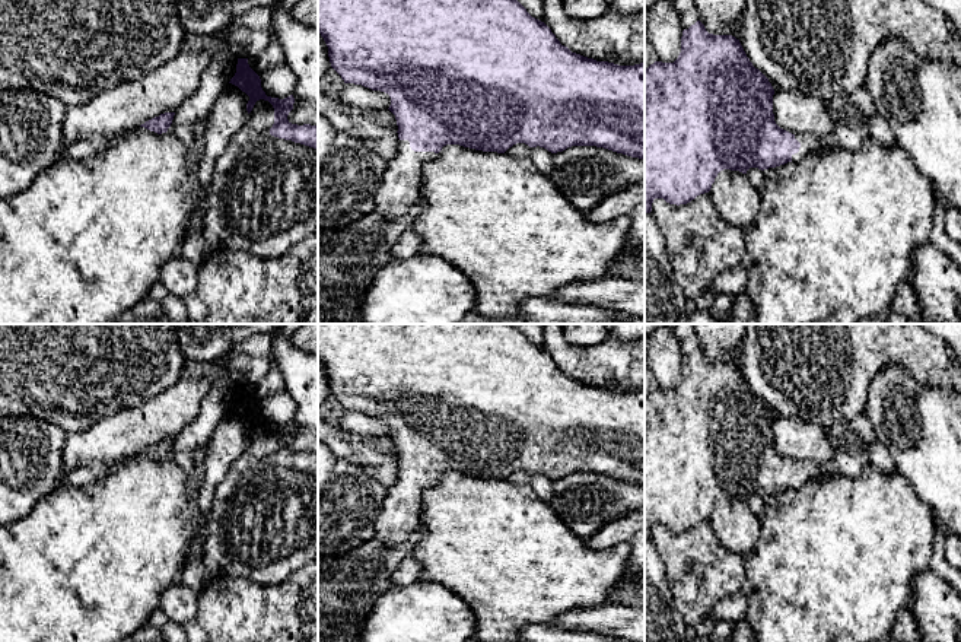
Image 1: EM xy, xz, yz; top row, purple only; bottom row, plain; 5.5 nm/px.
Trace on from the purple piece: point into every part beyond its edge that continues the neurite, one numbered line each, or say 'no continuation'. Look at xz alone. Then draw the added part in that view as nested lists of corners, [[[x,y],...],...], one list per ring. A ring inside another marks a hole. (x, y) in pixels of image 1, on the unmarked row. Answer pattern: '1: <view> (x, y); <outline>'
1: xz (400, 514); [[[400,467],[398,482],[388,487],[381,514],[375,522],[375,535],[386,546],[404,543],[420,524],[420,505],[435,479],[414,479],[408,467]]]

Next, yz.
1: yz (810, 470); [[[795,461],[795,465],[801,470],[801,474],[798,480],[792,482],[792,489],[799,489],[808,480],[812,480],[833,470],[831,467],[827,468],[811,461]]]

